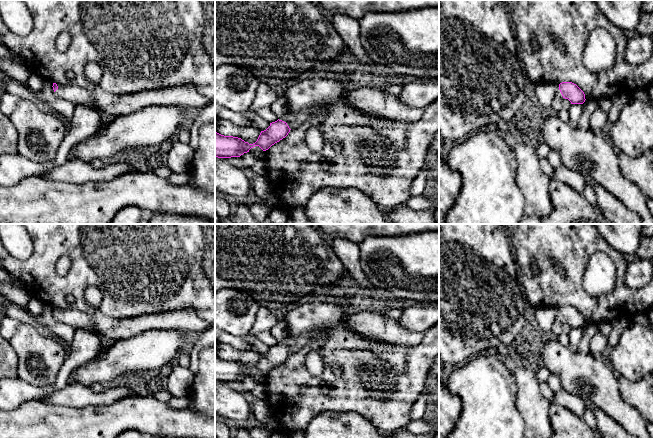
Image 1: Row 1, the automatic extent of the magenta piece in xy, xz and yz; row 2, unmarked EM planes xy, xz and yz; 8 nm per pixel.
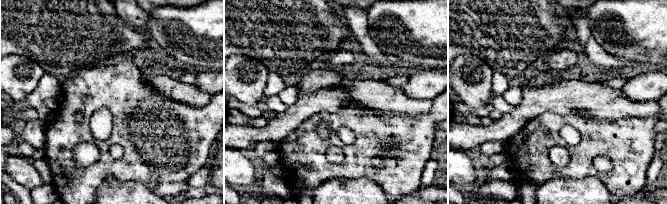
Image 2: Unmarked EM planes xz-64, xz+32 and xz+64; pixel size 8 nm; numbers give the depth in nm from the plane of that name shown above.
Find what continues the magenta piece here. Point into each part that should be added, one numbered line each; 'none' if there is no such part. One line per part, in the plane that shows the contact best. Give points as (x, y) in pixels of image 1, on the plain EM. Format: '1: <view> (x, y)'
1: xz (293, 343)

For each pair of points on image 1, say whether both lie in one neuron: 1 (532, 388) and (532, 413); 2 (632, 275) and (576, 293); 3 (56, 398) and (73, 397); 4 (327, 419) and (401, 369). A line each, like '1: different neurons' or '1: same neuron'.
1: same neuron
2: different neurons
3: same neuron
4: different neurons

